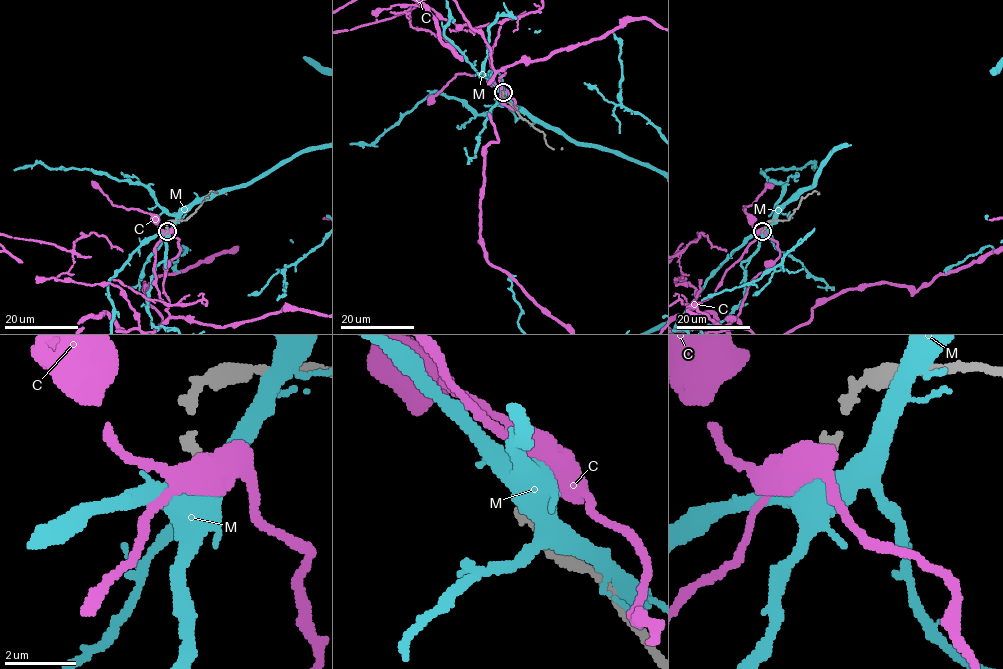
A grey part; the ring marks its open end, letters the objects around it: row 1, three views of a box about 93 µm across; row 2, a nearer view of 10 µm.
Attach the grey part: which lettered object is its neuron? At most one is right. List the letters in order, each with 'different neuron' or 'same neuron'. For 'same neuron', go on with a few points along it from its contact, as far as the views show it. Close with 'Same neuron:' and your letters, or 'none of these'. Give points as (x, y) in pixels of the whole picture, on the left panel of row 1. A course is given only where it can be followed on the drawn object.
C: same neuron
M: different neuron
Same neuron: C

